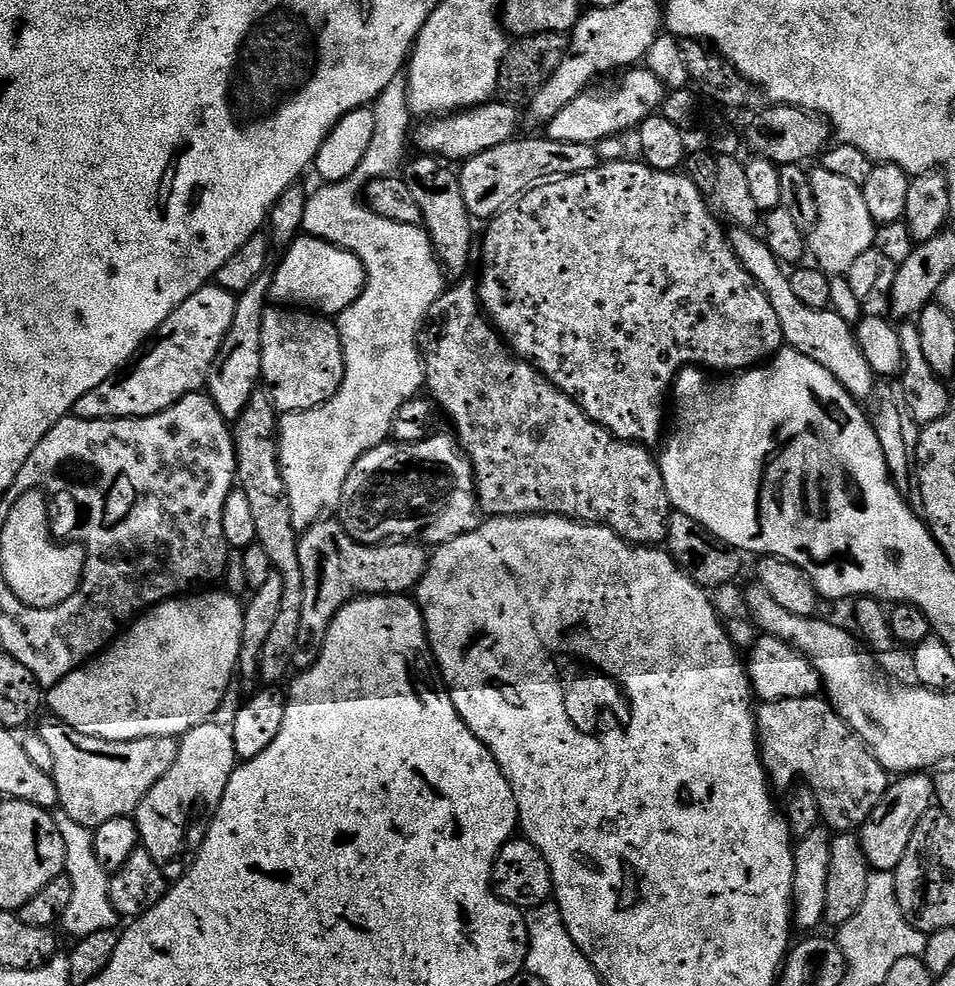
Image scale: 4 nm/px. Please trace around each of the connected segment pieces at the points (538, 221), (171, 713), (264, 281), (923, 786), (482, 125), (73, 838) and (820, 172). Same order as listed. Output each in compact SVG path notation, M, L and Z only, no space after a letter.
M616 160L613 164L602 162L594 170L586 170L586 174L561 176L539 184L487 221L484 249L478 252L478 291L484 315L491 320L492 327L500 333L504 343L515 355L533 364L553 386L575 400L588 417L598 422L598 426L619 440L631 440L634 444L645 446L661 443L666 432L664 400L666 404L672 385L676 382L676 373L682 369L695 366L716 374L739 374L757 367L785 347L782 322L778 322L778 314L774 314L770 298L766 298L758 282L754 282L742 262L738 262L726 228L716 221L708 204L709 201L688 175L679 171L659 172L643 162L631 164L628 160Z
M204 590L199 594L189 594L175 600L165 600L164 603L157 604L156 607L150 608L147 612L137 616L95 660L70 674L66 674L66 678L62 678L62 682L58 682L54 687L47 689L46 708L52 711L49 713L61 724L70 726L78 734L97 736L103 740L113 740L114 742L137 740L138 738L179 738L191 729L196 729L198 725L207 723L213 717L216 709L219 708L227 690L232 686L232 676L235 677L239 665L242 618L244 617L244 604L239 599L234 598L231 592L227 590L212 591L216 590Z
M265 274L255 279L245 292L236 296L234 322L230 322L226 338L222 338L214 366L210 366L206 394L212 399L214 406L218 406L222 418L229 422L234 422L244 413L262 384L262 314L269 307L271 291L271 275Z
M914 772L901 775L897 780L900 781L897 784L895 781L889 787L874 814L870 814L868 821L858 830L860 851L868 861L869 869L877 872L895 872L898 862L902 862L902 854L906 854L906 846L910 846L910 838L914 838L914 830L918 830L918 822L922 822L922 818L926 818L926 814L936 804L936 782L931 775Z
M489 102L479 104L477 108L465 108L463 112L454 112L439 118L428 118L417 123L414 128L414 148L417 153L435 156L445 162L463 162L502 142L513 139L522 128L522 112L515 103Z
M60 810L55 813L58 834L62 834L62 842L66 842L66 879L70 882L70 906L66 906L66 914L62 921L62 928L72 935L72 938L98 934L107 928L115 929L118 917L114 906L110 902L108 893L109 873L98 866L98 858L94 858L94 842L92 832L83 828L74 818L67 816Z
M817 167L811 173L814 186L814 202L816 203L816 224L808 236L808 250L815 267L829 276L843 276L861 254L866 254L876 243L877 225L870 218L870 210L866 206L863 187L854 182L846 182L838 174L830 174L830 170Z

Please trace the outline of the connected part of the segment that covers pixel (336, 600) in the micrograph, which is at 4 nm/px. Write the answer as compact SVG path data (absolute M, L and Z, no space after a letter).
M321 518L299 537L298 566L302 566L302 624L298 630L292 667L312 667L320 656L332 619L352 600L361 596L408 594L420 583L428 569L429 549L420 542L359 544L344 532L339 519Z

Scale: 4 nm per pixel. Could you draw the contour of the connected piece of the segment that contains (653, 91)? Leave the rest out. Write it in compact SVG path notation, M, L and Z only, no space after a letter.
M643 66L633 67L625 71L620 80L620 85L613 92L596 92L589 90L582 93L570 106L565 106L559 114L554 114L552 121L546 125L547 139L554 142L582 142L583 144L599 145L599 140L608 140L611 136L616 136L619 132L628 132L639 126L648 116L659 113L664 104L666 89L654 74L650 74Z

